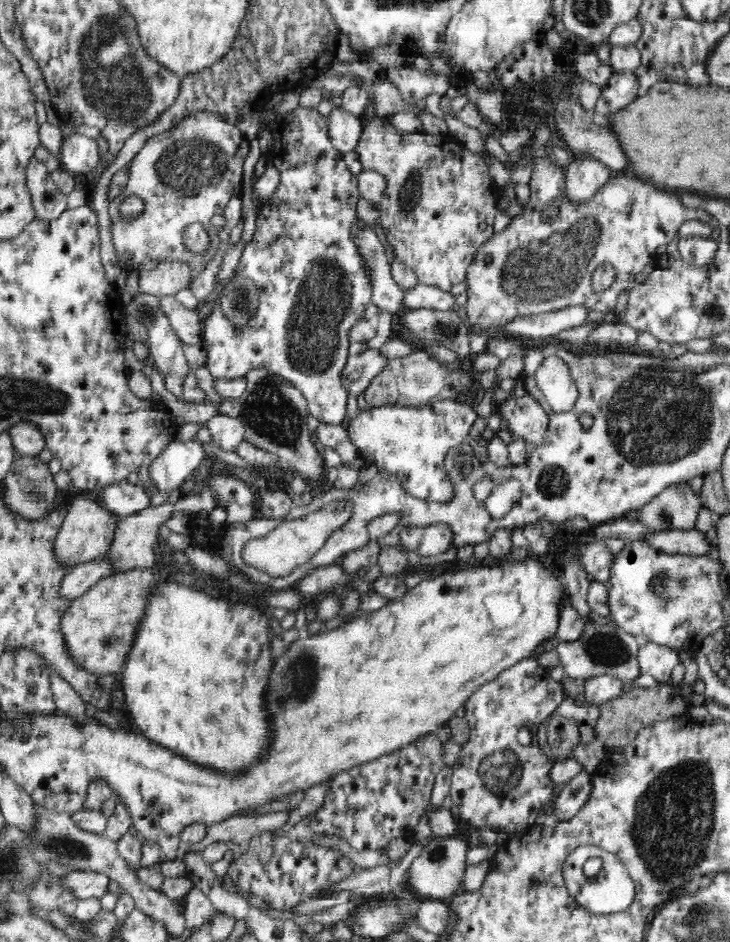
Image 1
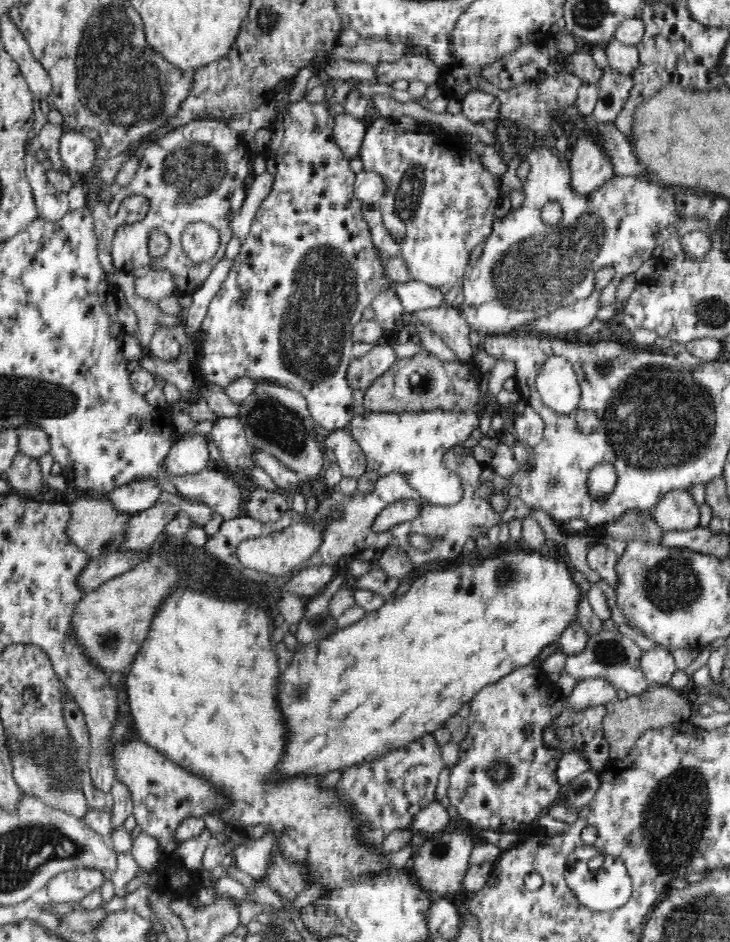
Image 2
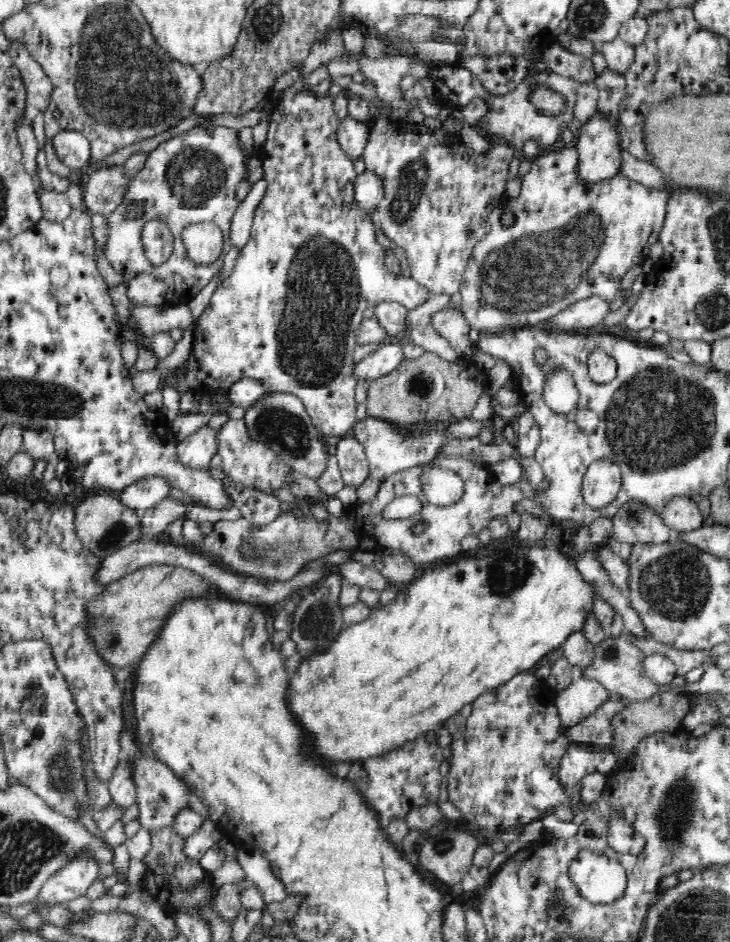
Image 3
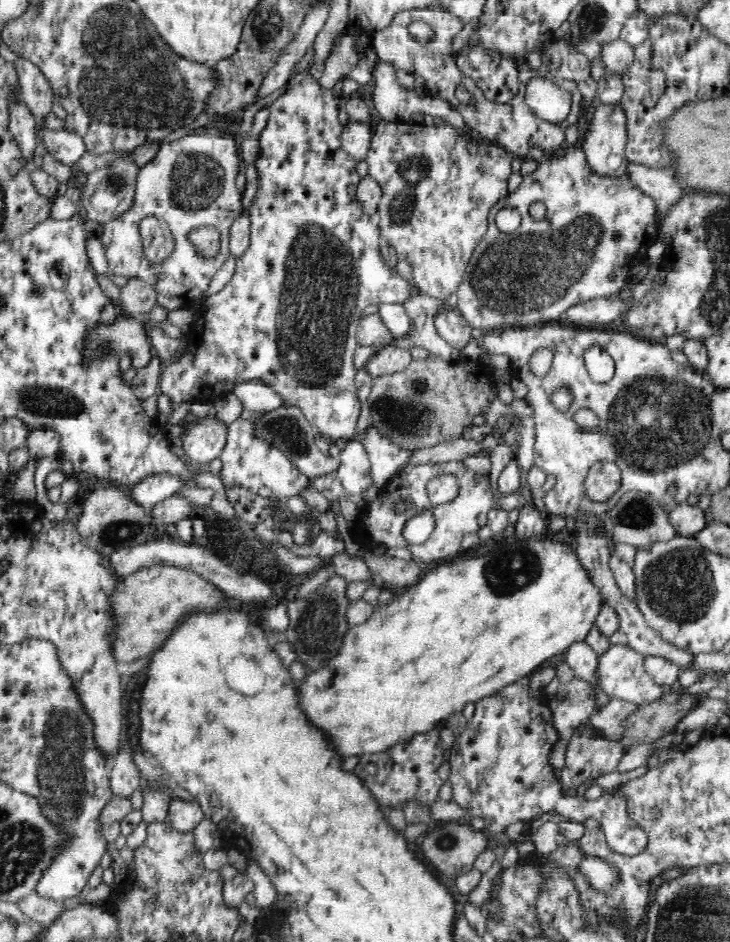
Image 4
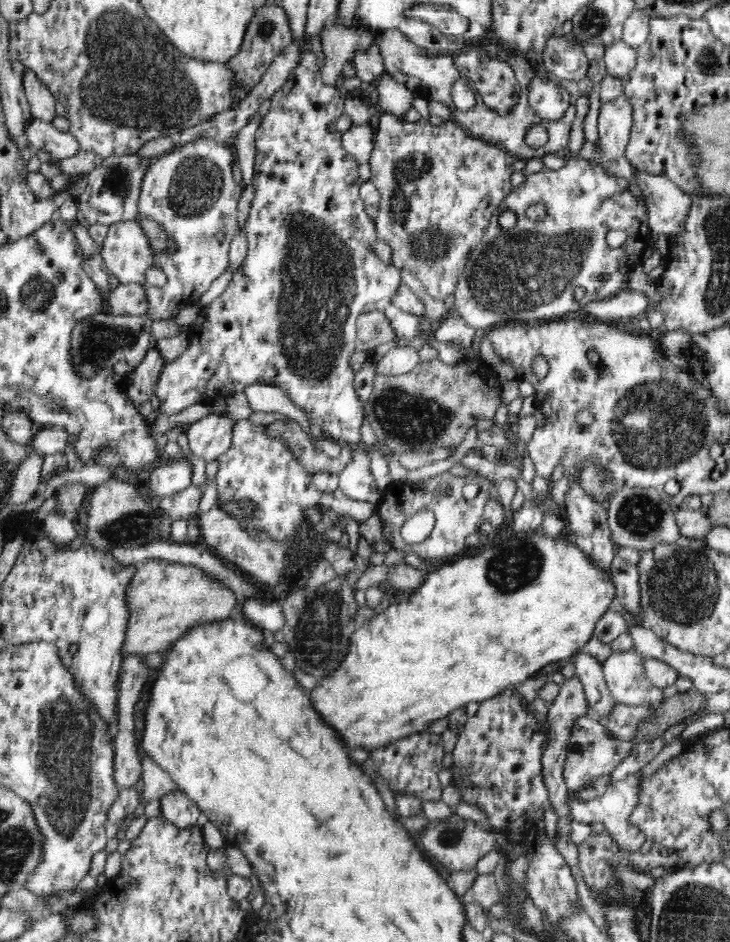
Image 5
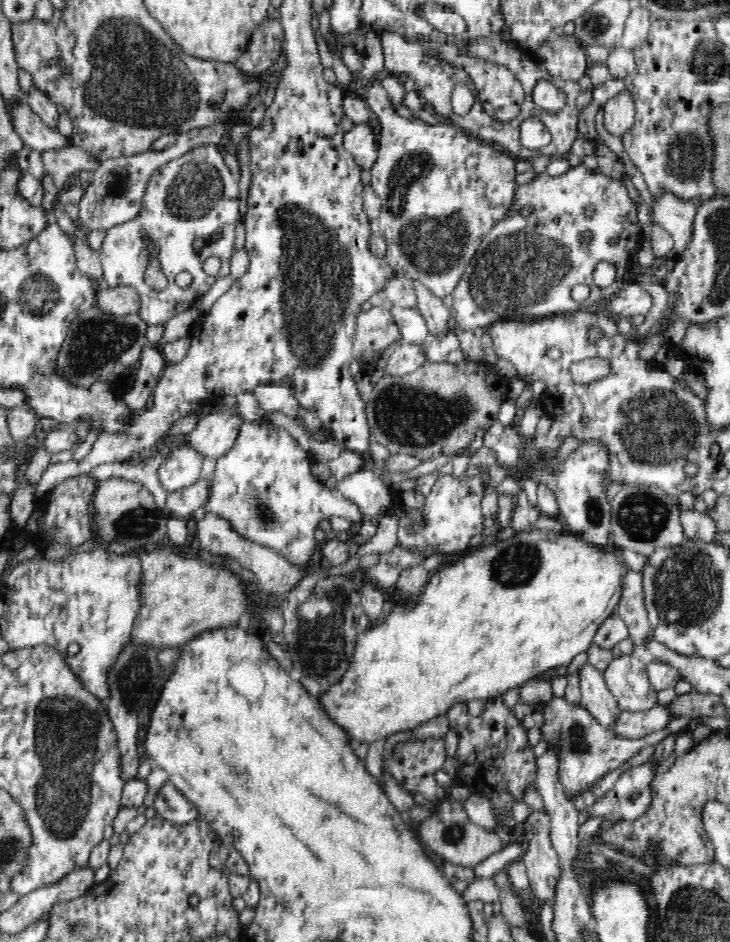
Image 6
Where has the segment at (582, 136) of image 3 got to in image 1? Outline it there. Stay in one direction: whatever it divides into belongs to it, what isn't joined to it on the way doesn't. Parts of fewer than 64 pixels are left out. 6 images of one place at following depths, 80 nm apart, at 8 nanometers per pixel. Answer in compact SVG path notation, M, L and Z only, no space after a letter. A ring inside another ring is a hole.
M589 154L578 155L564 169L564 201L576 207L587 204L610 178L606 166Z

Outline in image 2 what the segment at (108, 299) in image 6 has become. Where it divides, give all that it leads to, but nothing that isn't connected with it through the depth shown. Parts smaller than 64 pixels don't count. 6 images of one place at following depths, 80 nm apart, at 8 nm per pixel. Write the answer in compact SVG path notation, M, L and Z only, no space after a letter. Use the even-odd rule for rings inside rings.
M152 268L143 277L135 278L135 289L140 297L156 303L164 297L177 296L178 281L171 270Z

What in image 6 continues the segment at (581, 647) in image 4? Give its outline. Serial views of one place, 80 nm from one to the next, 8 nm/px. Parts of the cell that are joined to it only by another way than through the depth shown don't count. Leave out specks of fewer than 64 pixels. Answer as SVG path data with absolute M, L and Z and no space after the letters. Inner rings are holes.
M588 661L577 672L580 676L581 706L600 724L611 728L614 720L618 720L621 709L607 688L603 672Z

